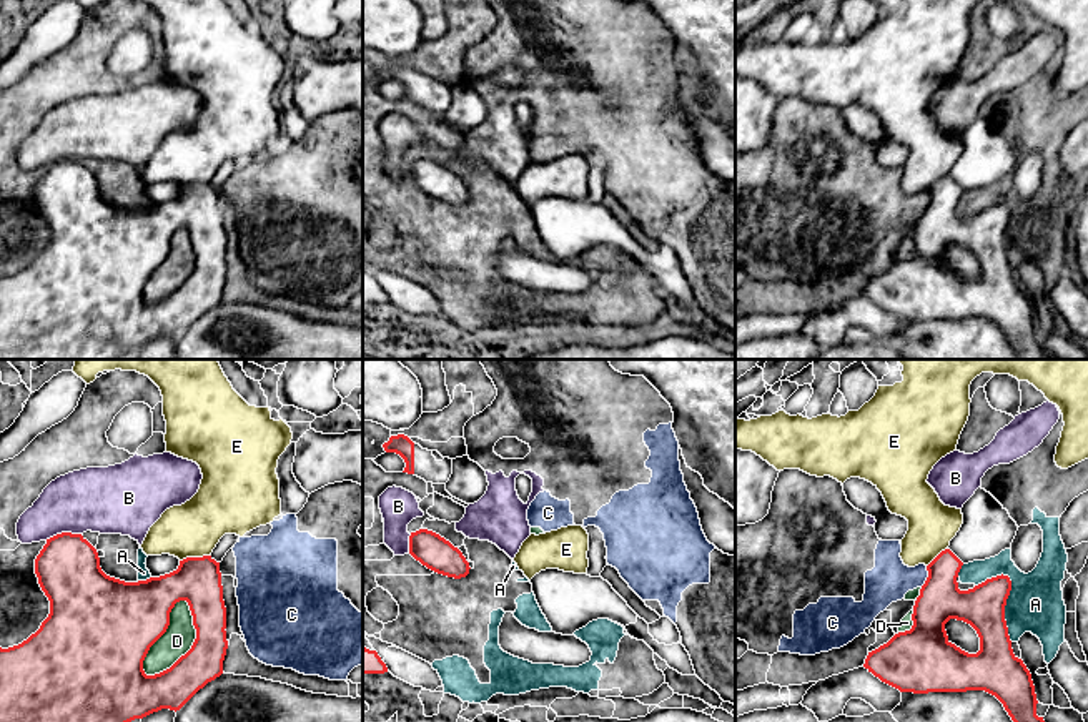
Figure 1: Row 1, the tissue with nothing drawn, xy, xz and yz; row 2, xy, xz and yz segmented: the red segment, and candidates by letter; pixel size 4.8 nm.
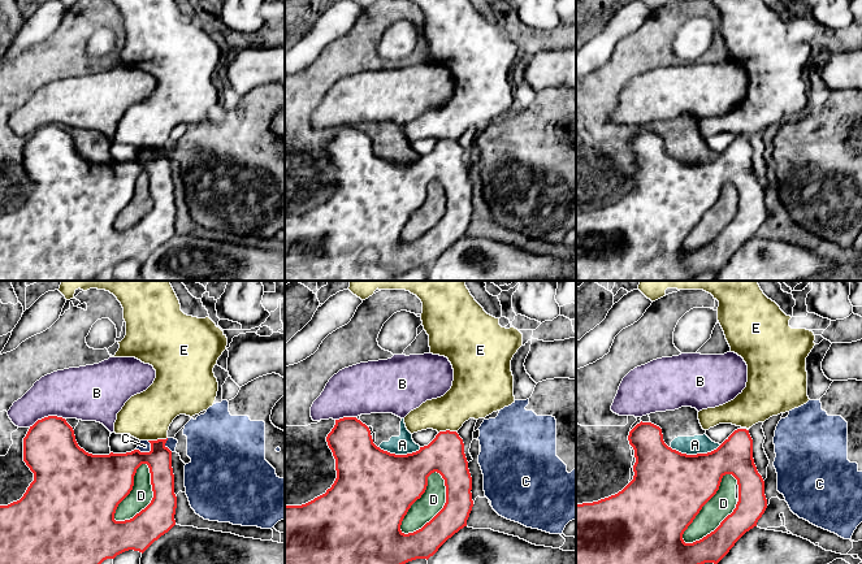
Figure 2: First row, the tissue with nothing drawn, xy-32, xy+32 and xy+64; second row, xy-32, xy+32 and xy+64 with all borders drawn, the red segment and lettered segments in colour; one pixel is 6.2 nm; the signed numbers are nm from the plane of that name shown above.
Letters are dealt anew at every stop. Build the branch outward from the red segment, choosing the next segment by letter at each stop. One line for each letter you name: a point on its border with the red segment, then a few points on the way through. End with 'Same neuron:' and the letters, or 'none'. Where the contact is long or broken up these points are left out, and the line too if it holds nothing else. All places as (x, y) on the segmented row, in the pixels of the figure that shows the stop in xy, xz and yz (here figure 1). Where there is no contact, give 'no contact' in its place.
E: contact xy (195, 558); way xy (198, 581), (195, 558), (193, 529)
Same neuron: E

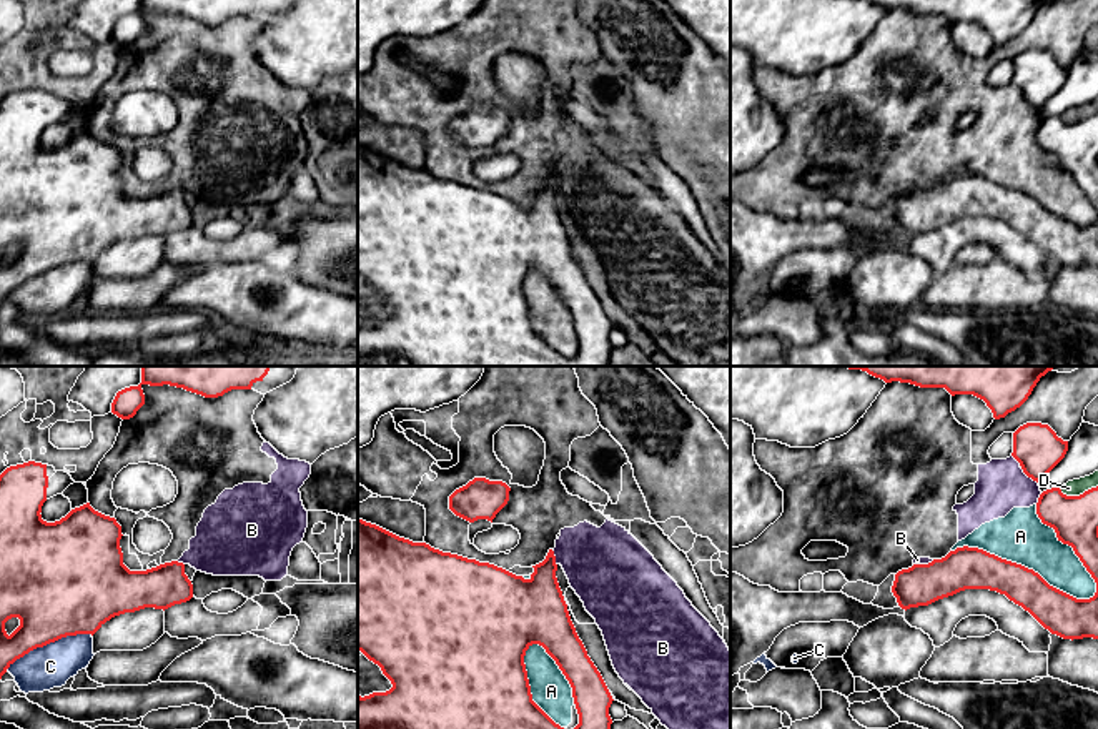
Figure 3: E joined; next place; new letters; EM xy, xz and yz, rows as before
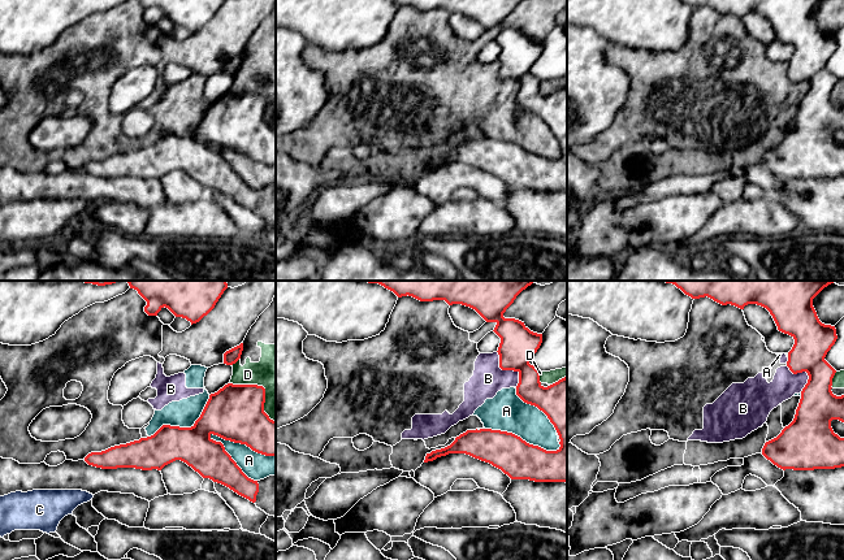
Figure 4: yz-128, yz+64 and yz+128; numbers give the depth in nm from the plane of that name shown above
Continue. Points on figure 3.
Same neuron: none

